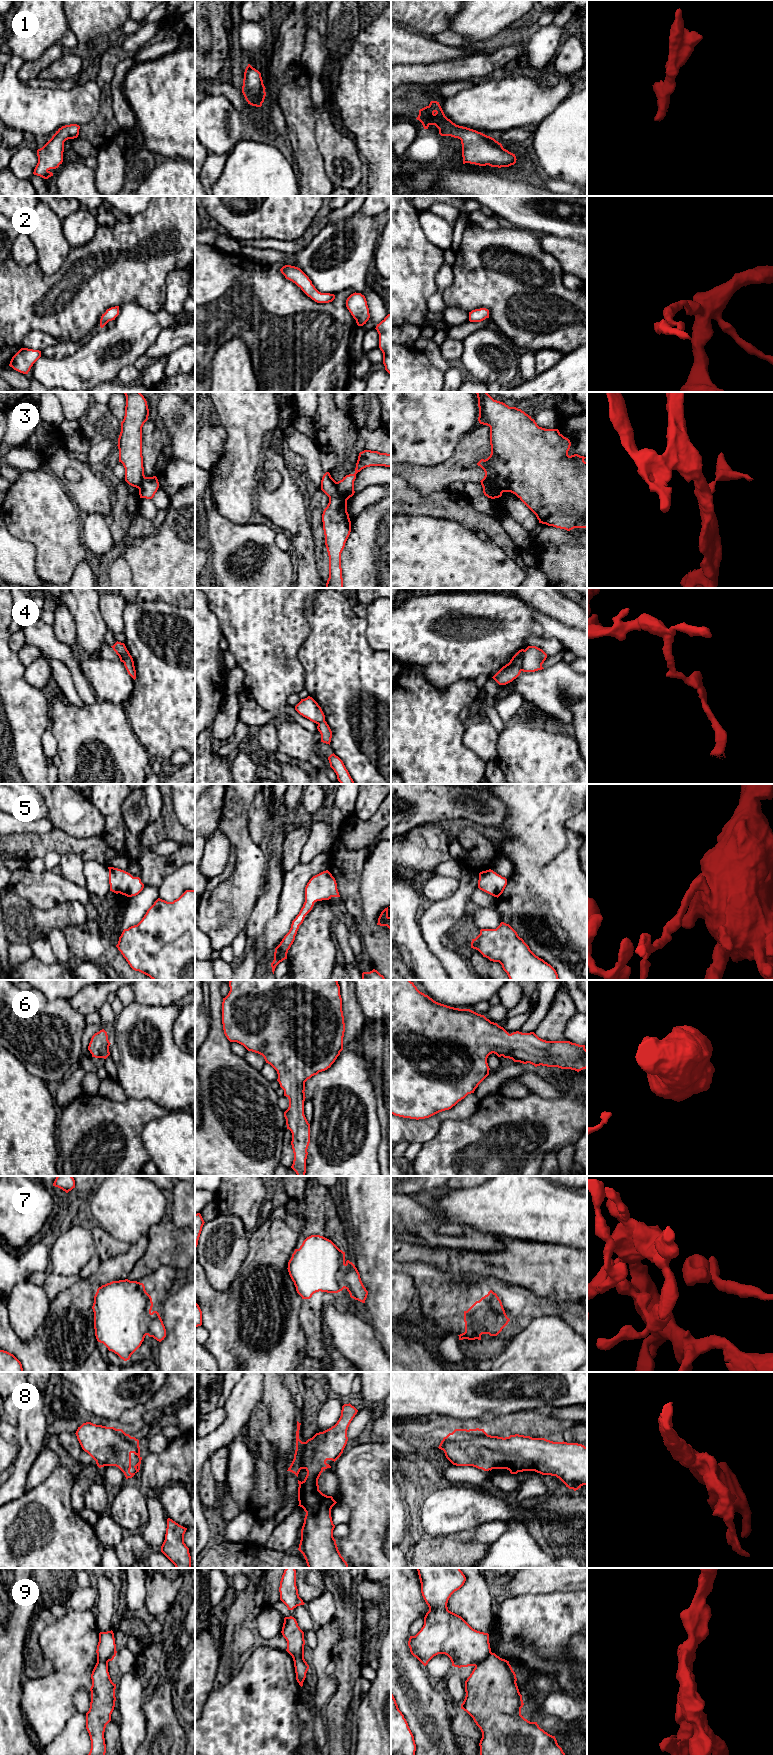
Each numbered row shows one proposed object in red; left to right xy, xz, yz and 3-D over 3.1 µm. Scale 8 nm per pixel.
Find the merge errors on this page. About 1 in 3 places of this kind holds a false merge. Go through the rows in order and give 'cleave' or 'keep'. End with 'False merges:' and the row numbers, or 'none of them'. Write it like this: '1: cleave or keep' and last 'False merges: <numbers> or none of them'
1: keep
2: keep
3: cleave
4: cleave
5: keep
6: keep
7: cleave
8: keep
9: cleave
False merges: 3, 4, 7, 9

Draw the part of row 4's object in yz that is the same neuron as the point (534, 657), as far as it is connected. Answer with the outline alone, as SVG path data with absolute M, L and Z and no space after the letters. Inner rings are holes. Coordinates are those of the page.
M528 646L525 649L522 661L523 672L535 672L544 669L542 664L547 658L547 654L536 646Z

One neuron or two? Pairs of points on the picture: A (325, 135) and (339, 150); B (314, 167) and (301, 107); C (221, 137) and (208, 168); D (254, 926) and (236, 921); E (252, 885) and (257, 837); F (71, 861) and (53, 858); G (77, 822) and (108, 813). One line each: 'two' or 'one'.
A: one
B: one
C: two
D: two
E: two
F: two
G: two

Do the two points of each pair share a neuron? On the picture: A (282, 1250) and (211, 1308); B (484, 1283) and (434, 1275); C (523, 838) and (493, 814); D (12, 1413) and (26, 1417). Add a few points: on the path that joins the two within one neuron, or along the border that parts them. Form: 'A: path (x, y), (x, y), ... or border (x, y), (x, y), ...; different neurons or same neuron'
A: path (264, 1267), (229, 1302); same neuron
B: path (479, 1306), (470, 1315), (450, 1315), (434, 1298); same neuron
C: border (501, 799), (508, 812), (508, 816), (499, 830); different neurons
D: border (19, 1413), (14, 1427); different neurons

